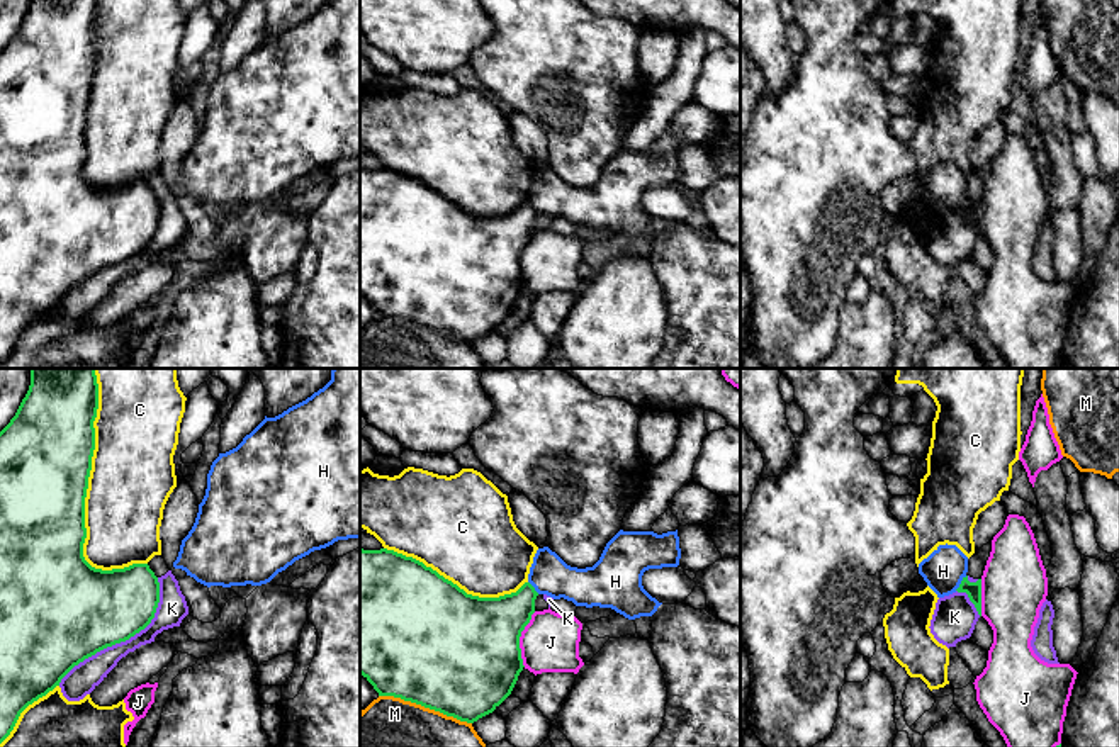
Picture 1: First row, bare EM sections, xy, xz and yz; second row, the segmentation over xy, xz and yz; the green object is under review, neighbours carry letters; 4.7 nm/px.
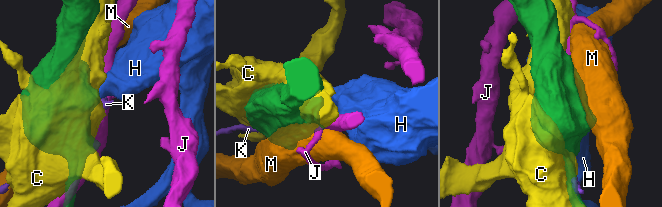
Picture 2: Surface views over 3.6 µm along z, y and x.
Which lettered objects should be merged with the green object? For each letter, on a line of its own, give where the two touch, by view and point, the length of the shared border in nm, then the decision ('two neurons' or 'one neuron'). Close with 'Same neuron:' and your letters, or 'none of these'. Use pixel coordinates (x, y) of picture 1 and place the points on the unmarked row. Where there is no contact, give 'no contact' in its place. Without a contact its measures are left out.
C: meets green in xy at (87, 102); contact 900 nm long; two neurons
H: meets green in yz at (961, 202); contact 90 nm long; two neurons
J: meets green in xz at (518, 258); contact 280 nm long; two neurons
K: meets green in xy at (124, 260); contact 700 nm long; two neurons
M: meets green in xz at (425, 326); contact 460 nm long; two neurons
Same neuron: none of these

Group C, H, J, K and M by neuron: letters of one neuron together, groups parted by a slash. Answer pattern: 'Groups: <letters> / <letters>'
Groups: C / H / J / K / M

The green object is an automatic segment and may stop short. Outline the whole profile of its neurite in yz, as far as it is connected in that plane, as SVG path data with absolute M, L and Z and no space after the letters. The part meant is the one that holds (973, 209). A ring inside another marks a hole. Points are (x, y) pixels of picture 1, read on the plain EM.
M966 195L966 197L963 197L963 200L956 211L966 212L970 221L975 224L978 234L981 236L981 199L978 199L976 202L970 202L968 195Z

